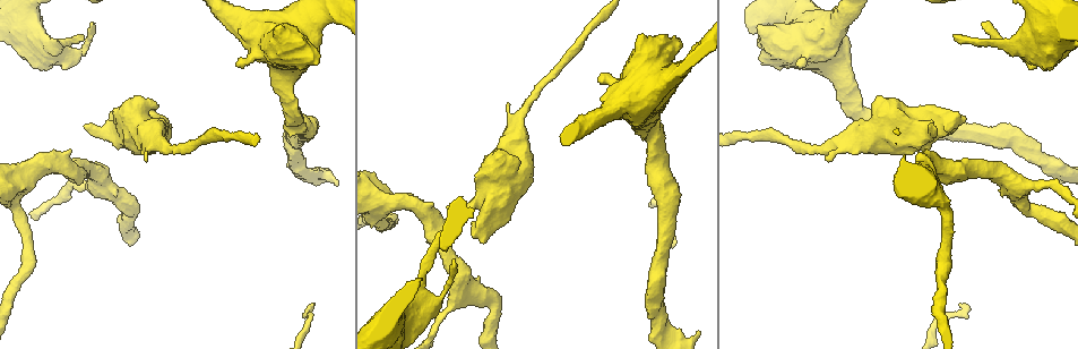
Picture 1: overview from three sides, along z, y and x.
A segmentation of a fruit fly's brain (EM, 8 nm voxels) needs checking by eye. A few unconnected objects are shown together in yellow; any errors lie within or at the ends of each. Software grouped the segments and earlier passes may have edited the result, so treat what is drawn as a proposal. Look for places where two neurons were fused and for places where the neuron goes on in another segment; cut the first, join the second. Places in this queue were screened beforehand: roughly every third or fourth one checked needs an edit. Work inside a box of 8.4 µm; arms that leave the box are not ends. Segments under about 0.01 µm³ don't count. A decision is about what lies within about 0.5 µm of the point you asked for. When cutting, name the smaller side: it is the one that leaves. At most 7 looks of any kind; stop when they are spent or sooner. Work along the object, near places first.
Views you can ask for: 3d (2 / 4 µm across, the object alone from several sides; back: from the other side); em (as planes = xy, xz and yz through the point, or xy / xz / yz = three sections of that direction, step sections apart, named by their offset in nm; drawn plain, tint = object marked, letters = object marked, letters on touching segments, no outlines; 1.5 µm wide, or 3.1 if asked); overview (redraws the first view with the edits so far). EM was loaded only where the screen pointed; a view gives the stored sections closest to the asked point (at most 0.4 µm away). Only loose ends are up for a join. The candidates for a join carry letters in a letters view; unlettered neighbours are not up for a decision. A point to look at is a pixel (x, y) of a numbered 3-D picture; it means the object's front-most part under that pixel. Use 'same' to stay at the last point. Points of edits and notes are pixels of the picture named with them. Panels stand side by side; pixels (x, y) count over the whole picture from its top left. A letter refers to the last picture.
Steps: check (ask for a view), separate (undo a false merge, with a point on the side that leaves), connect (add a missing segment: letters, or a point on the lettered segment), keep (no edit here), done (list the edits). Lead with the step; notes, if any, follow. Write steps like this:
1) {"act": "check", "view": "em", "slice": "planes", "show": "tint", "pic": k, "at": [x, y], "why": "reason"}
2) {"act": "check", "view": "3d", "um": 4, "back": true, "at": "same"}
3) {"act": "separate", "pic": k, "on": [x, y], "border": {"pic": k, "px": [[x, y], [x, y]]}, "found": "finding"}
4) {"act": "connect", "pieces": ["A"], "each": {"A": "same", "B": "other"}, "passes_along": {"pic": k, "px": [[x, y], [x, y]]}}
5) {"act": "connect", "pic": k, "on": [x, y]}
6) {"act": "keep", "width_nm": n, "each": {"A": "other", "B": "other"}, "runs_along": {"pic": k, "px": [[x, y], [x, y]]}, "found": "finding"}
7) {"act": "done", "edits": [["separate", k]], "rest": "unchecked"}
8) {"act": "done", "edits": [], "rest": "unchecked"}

{"act": "check", "view": "em", "slice": "planes", "show": "letters", "pic": 1, "at": [508, 104], "why": "free end"}

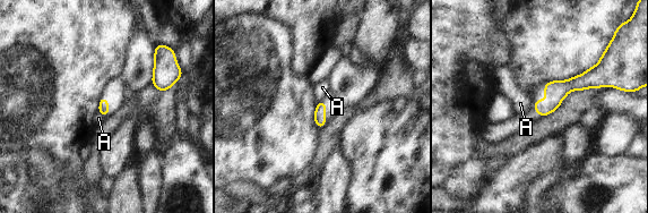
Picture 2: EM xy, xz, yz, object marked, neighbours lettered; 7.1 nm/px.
{"act": "keep", "each": {"A": "other"}, "border": {"pic": 2, "px": [[322, 99], [318, 103]]}, "found": "none of them fits"}

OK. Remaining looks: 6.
{"act": "check", "view": "3d", "um": 4, "pic": 1, "at": [760, 40], "why": "an open end"}

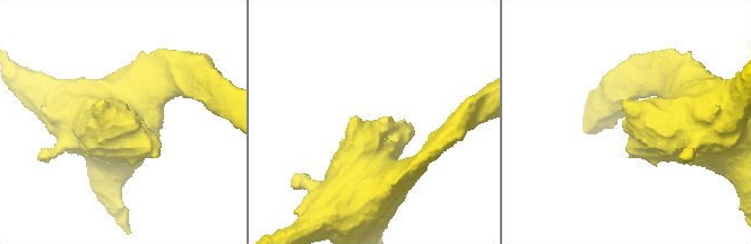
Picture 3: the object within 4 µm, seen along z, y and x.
{"act": "check", "view": "em", "slice": "xz", "step": 8, "show": "tint", "pic": 3, "at": [623, 122], "why": "shape alone is not enough"}

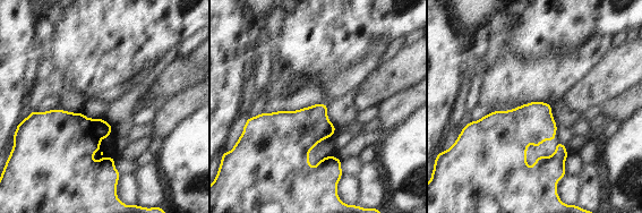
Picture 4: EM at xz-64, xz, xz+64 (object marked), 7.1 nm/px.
{"act": "check", "view": "em", "slice": "planes", "show": "letters", "at": "same", "why": "another direction"}

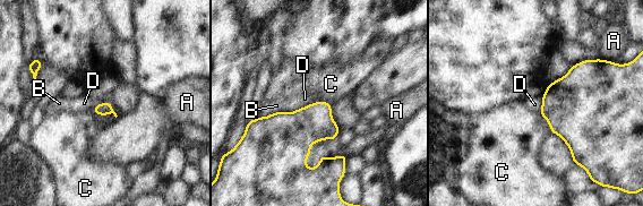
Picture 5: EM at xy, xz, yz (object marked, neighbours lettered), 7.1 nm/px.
{"act": "keep", "each": {"A": "other", "B": "other", "C": "other", "D": "other"}, "border": {"pic": 5, "px": [[319, 101], [286, 112]]}, "found": "no lettered segment goes on from it"}

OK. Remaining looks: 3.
{"act": "check", "view": "3d", "um": 2, "pic": 1, "at": [600, 81], "why": "stops while still wide"}

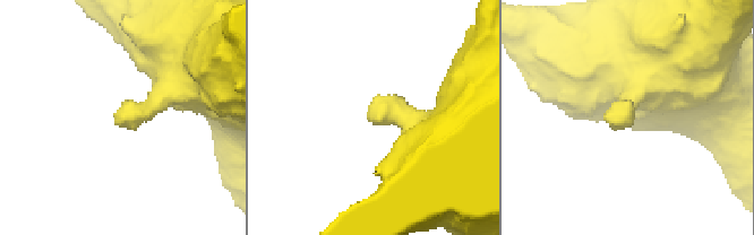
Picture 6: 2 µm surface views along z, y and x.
{"act": "check", "view": "em", "slice": "planes", "show": "letters", "pic": 6, "at": [118, 120]}

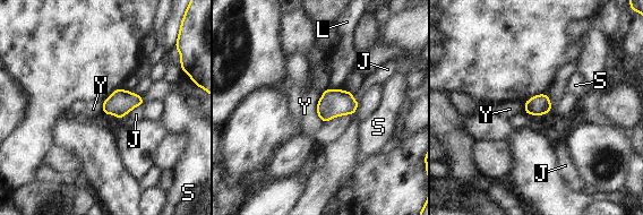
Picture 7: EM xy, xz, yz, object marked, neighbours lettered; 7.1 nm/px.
{"act": "keep", "each": {"J": "other", "L": "other", "S": "other", "Y": "other"}, "border": {"pic": 7, "px": [[327, 86], [317, 103], [323, 122]]}, "found": "none of them fits"}

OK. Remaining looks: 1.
{"act": "done", "edits": [], "rest": "unchecked"}

